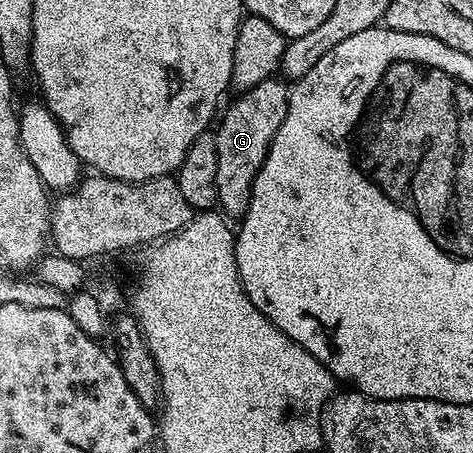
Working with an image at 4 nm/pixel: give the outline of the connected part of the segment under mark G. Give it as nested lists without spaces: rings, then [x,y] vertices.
[[[281,79],[261,81],[255,87],[237,95],[237,98],[230,103],[229,110],[226,113],[224,110],[220,114],[221,126],[215,129],[217,138],[215,187],[217,205],[222,214],[230,218],[234,217],[233,219],[245,216],[251,199],[251,187],[255,183],[255,175],[267,155],[275,131],[279,131],[279,123],[283,123],[287,115],[289,90],[290,86]]]

